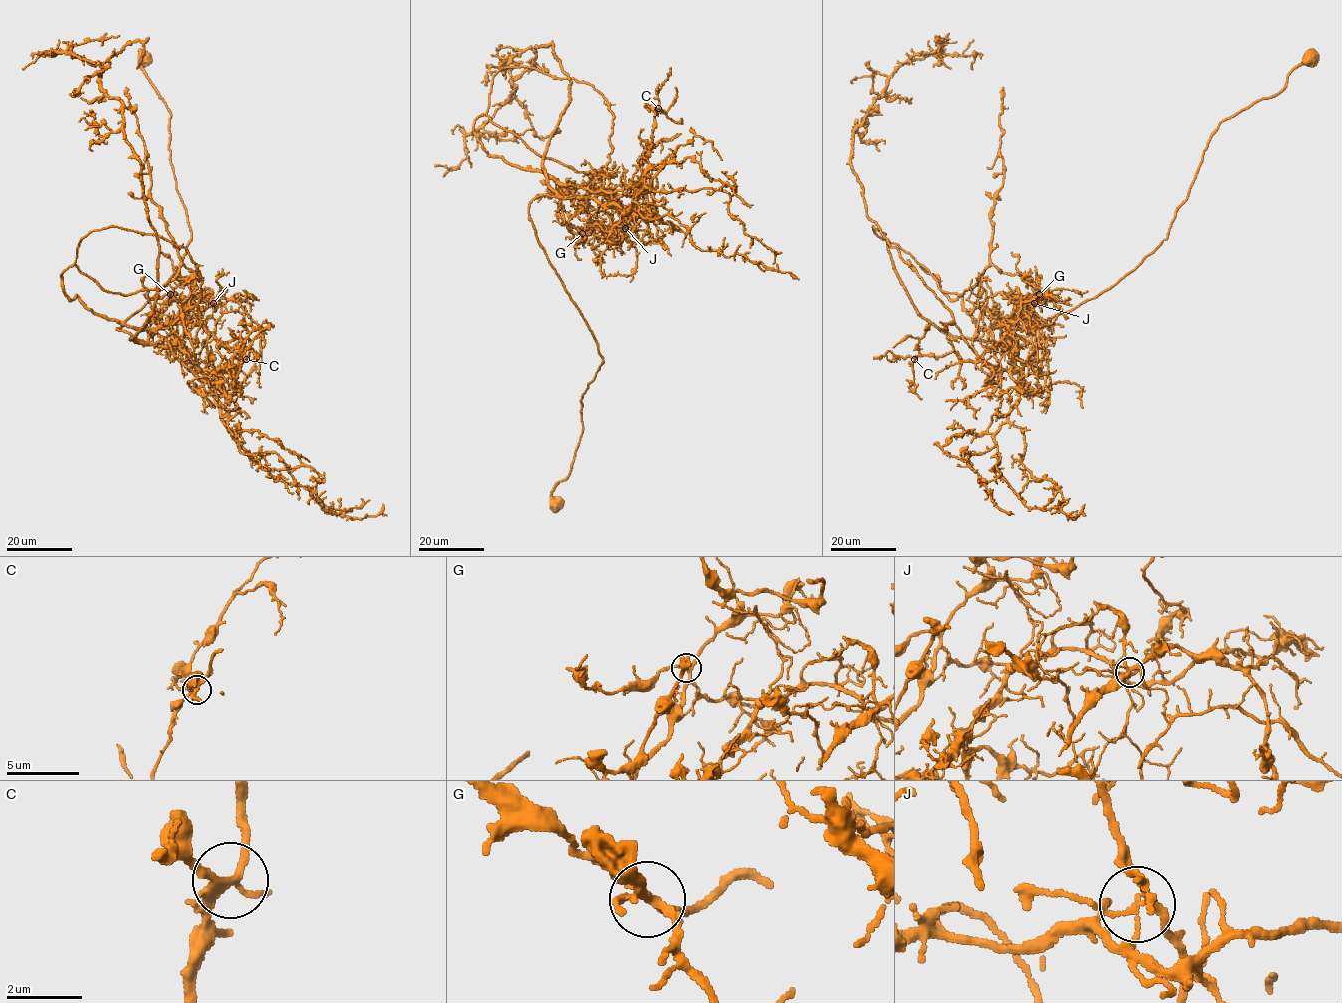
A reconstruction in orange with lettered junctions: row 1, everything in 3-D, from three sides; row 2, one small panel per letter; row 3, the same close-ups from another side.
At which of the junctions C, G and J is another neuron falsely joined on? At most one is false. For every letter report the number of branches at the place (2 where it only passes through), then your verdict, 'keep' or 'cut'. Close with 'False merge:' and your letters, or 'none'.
C: 4 | keep
G: 4 | keep
J: 4 | cut
False merge: J

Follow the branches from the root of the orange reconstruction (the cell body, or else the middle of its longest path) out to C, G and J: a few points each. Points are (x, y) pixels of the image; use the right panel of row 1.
C: (1310, 58), (1219, 124), (1168, 237), (1134, 269), (1069, 311), (1002, 332), (1008, 370), (955, 352), (914, 359)
G: (1310, 58), (1219, 124), (1168, 237), (1134, 269), (1069, 311), (1005, 330), (1003, 342), (1034, 329), (1039, 294)
J: (1310, 58), (1219, 124), (1168, 237), (1134, 269), (1069, 311), (1005, 330), (1003, 345), (1006, 319), (1034, 303)

